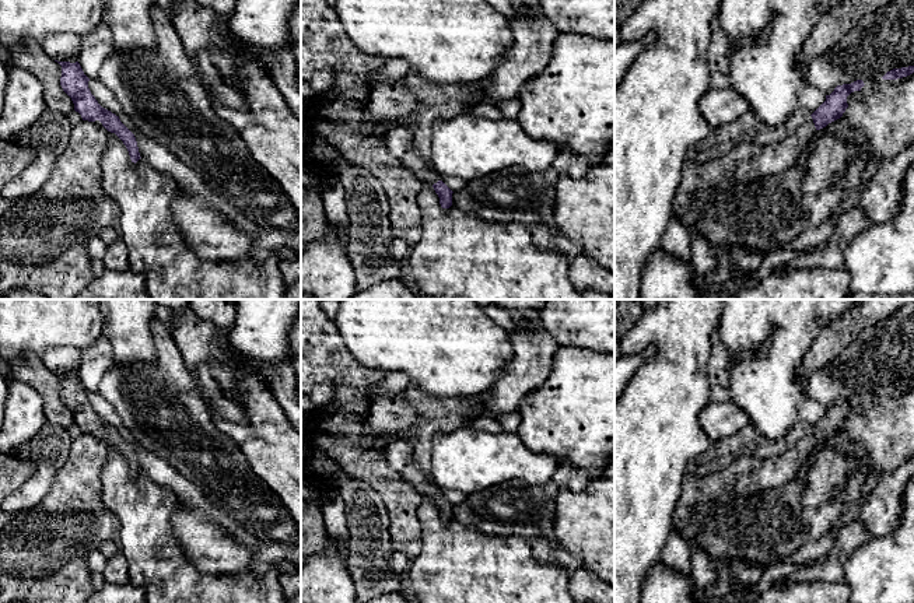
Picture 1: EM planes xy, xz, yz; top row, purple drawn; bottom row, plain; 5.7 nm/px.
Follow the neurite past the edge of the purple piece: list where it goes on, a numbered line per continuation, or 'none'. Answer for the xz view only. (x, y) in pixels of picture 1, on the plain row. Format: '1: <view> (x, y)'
1: xz (401, 456)

